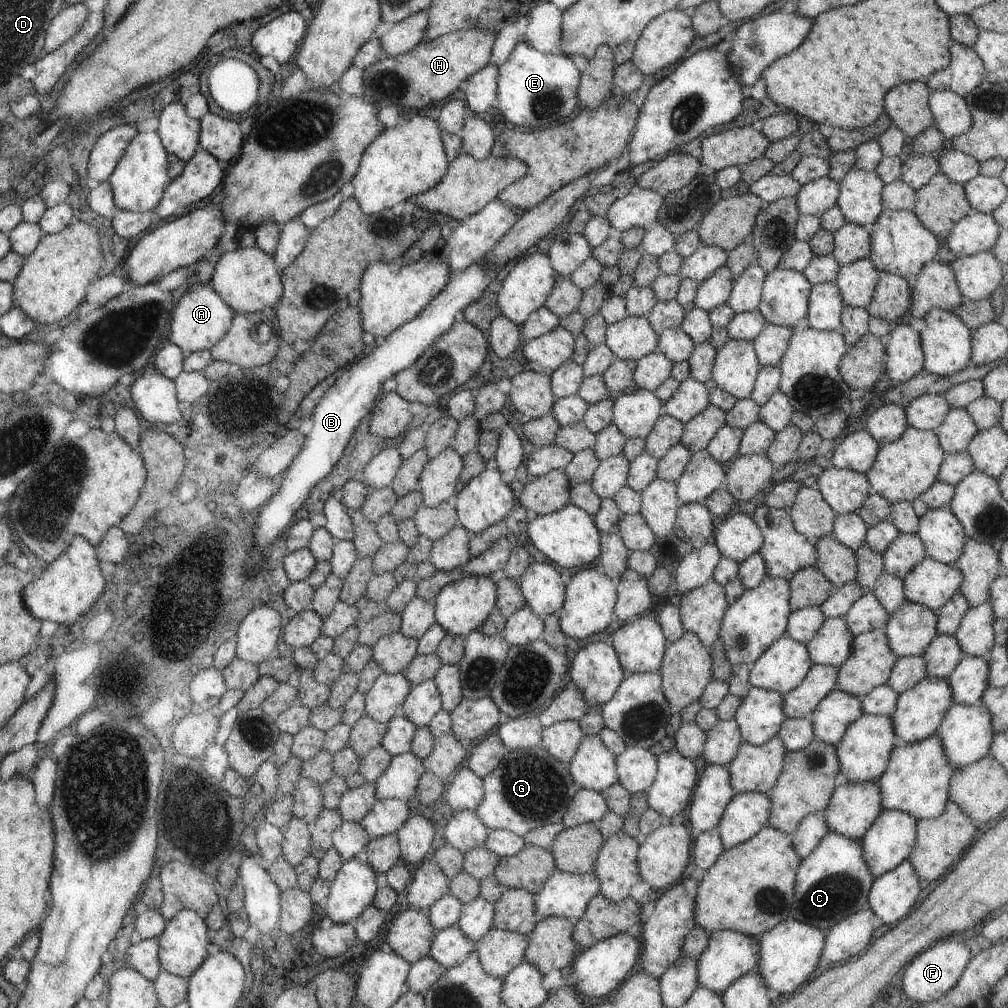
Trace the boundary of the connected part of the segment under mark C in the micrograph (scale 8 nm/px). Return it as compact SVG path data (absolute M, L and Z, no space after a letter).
M827 832L813 852L800 859L793 885L793 906L790 918L819 928L823 933L846 916L860 910L874 878L865 866L859 839L851 840L839 832Z

